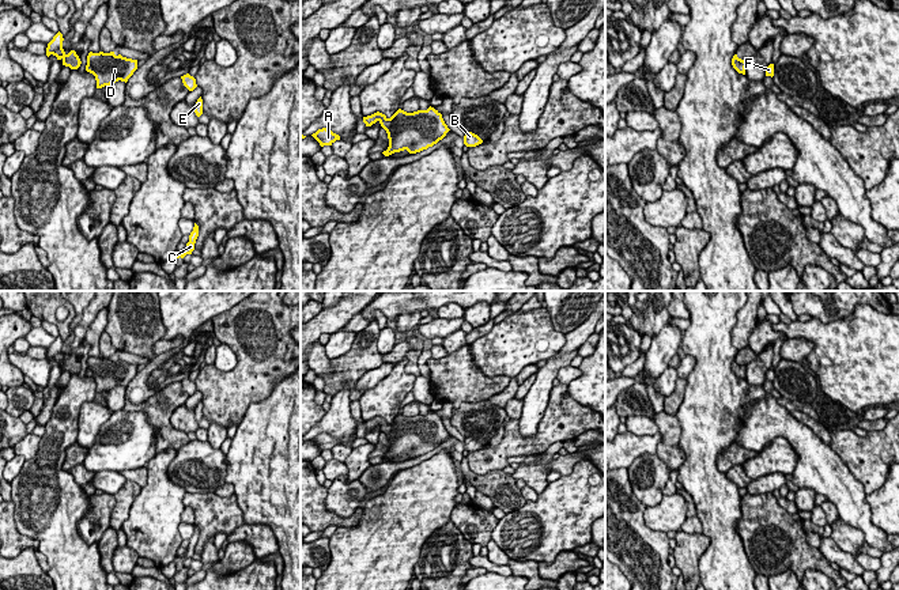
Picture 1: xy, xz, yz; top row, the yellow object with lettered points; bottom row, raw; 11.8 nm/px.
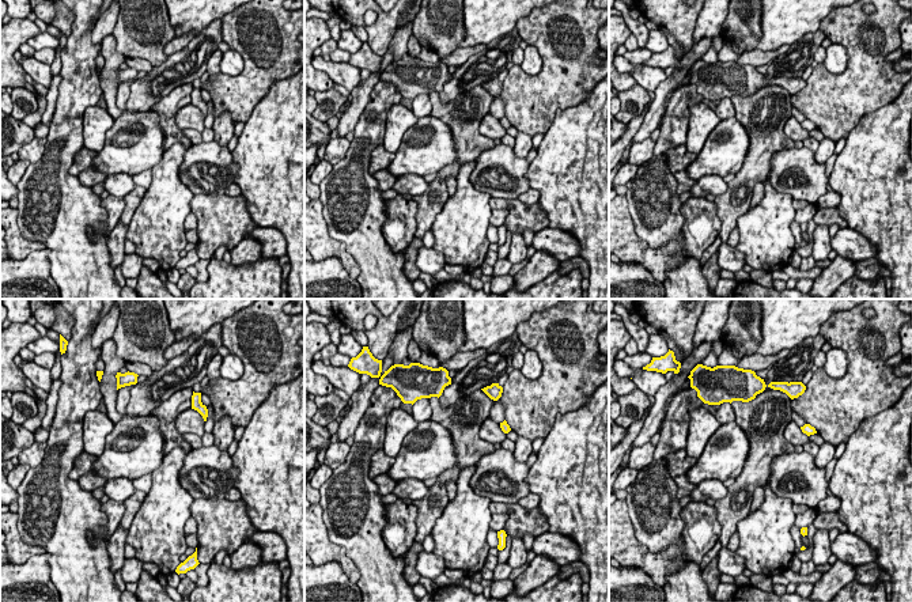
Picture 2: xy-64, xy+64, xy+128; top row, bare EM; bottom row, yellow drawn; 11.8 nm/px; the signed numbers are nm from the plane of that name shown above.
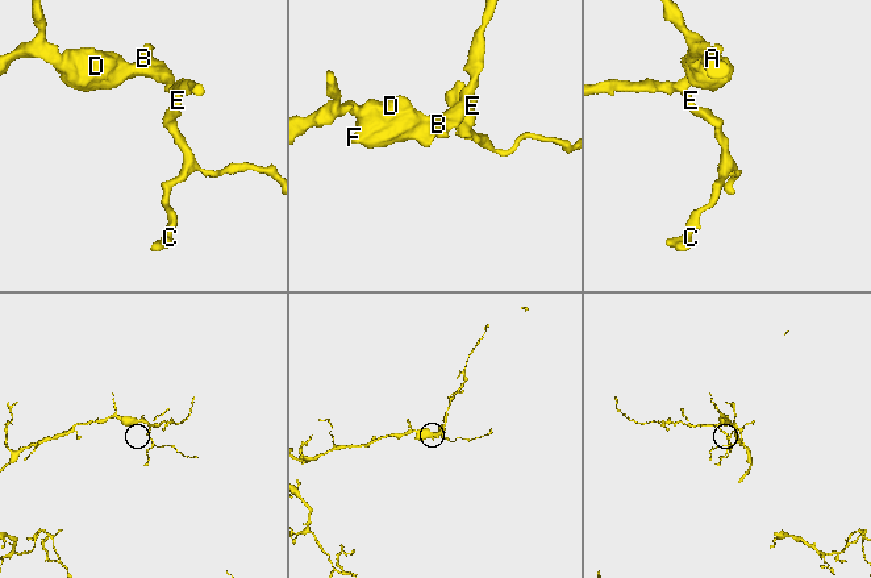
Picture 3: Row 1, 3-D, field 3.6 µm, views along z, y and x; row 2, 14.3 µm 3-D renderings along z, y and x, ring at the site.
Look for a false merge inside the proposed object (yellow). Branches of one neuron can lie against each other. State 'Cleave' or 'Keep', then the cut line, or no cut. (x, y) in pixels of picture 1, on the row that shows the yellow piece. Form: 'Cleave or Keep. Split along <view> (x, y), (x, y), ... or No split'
Keep. No split

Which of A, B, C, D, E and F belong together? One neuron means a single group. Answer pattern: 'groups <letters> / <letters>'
groups A B C D E F

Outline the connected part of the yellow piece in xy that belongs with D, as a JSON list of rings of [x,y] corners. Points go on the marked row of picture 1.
[[[90,52],[87,56],[86,71],[95,76],[97,88],[109,87],[118,80],[126,83],[136,69],[137,60],[116,56],[114,52]]]

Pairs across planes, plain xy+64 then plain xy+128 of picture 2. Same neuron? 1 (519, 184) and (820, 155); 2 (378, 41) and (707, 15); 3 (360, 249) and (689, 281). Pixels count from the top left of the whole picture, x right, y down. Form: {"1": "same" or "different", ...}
{"1": "different", "2": "different", "3": "same"}

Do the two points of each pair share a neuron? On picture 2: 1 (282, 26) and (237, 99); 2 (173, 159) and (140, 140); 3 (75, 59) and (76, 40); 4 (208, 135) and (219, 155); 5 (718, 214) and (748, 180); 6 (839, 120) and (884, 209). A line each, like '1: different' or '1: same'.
1: same
2: different
3: same
4: different
5: same
6: different

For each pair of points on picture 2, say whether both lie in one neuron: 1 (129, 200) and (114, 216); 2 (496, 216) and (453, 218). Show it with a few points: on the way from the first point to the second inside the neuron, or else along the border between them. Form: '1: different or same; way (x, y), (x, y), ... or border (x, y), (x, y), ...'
1: same; way (127, 204), (118, 212)
2: different; border (492, 209), (489, 223)

